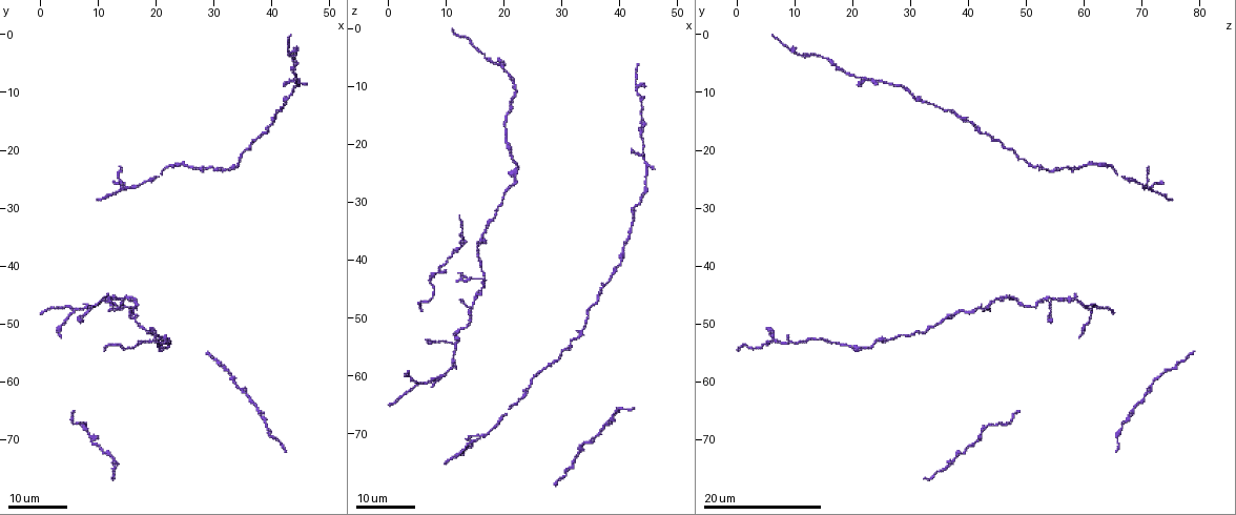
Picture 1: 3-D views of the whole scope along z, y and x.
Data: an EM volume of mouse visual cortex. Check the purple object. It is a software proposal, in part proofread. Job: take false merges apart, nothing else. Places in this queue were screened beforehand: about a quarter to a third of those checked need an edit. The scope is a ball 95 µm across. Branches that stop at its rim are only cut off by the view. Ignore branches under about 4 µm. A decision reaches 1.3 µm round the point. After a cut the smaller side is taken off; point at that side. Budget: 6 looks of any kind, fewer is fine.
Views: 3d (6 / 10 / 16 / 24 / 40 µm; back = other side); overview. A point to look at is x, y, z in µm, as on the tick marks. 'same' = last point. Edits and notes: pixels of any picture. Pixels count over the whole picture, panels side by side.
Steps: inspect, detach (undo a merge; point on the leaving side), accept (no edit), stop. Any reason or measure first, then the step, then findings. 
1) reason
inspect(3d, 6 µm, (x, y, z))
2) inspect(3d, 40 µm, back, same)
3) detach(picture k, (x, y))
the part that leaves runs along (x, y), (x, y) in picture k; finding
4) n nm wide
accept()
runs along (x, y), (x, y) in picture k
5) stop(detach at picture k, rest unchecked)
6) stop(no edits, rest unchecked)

two arms in line, one across
inspect(3d, 24 µm, (11.5, 45.5, 54.5))

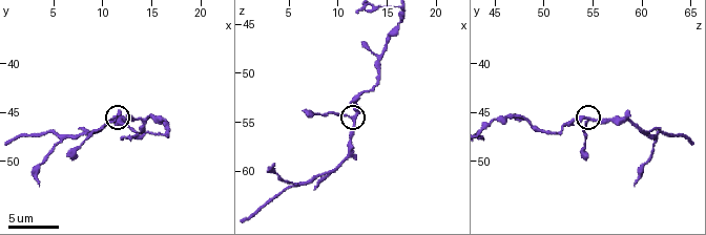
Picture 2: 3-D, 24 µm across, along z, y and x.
inspect(3d, 10 µm, (11.4, 45.8, 54.8))

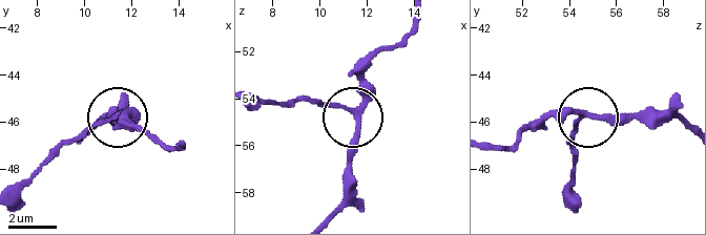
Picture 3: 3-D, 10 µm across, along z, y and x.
3 arms
accept()
continuous, no second neuron

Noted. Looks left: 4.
three-way junction
inspect(3d, 10 µm, (6.0, 48.0, 61.4))

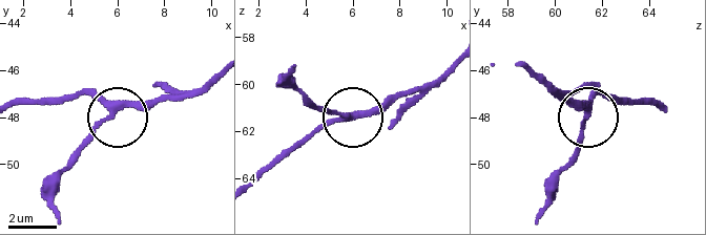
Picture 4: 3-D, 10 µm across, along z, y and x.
230 nm wide
accept()
one neuron here

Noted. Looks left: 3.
thin arm on a thick one
inspect(3d, 24 µm, (16.5, 47.5, 43.0))

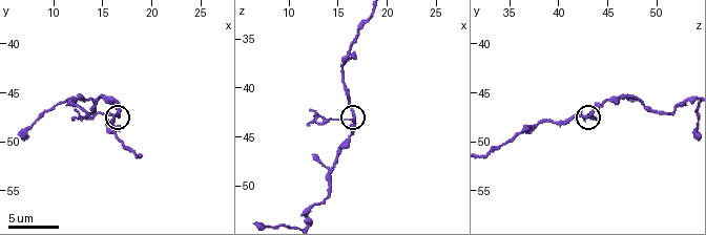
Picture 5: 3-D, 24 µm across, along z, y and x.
zoom in
inspect(3d, 6 µm, (16.6, 47.2, 43.4))

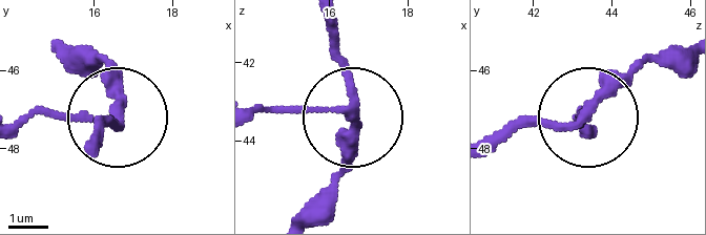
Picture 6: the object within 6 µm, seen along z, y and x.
inspect(3d, 6 µm, back, (16.50, 47.25, 43.30))

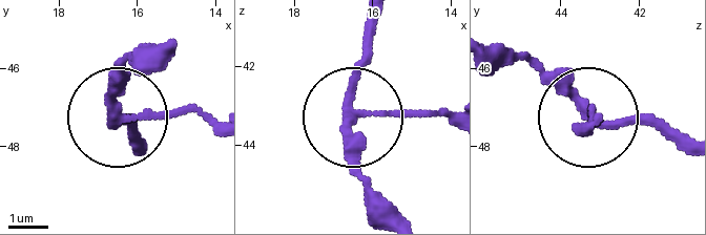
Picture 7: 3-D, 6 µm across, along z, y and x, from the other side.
3 arms
detach(picture 7, (189, 104))
the part that leaves runs along (136, 122), (212, 114) in picture 7; a second neuron is stuck on

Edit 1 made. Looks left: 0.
stop(detach at picture 7, rest unchecked)

